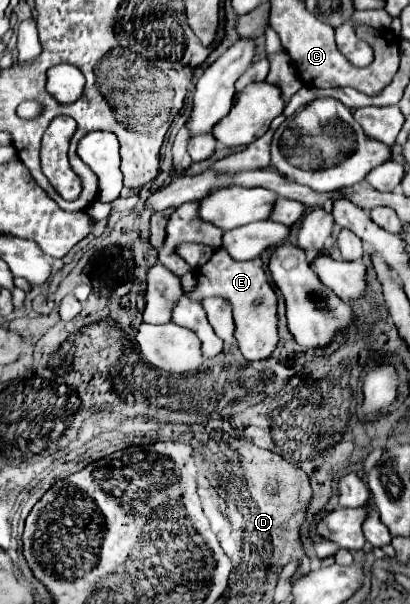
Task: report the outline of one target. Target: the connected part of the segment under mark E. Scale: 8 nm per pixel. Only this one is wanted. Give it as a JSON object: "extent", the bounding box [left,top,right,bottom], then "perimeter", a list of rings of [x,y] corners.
{"extent":[189,249,277,361],"perimeter":[[[217,249],[211,261],[197,269],[197,289],[189,297],[195,301],[203,297],[223,297],[231,303],[235,339],[247,361],[267,359],[273,353],[277,345],[277,295],[263,271],[261,259],[235,261],[225,253],[225,249]]]}

